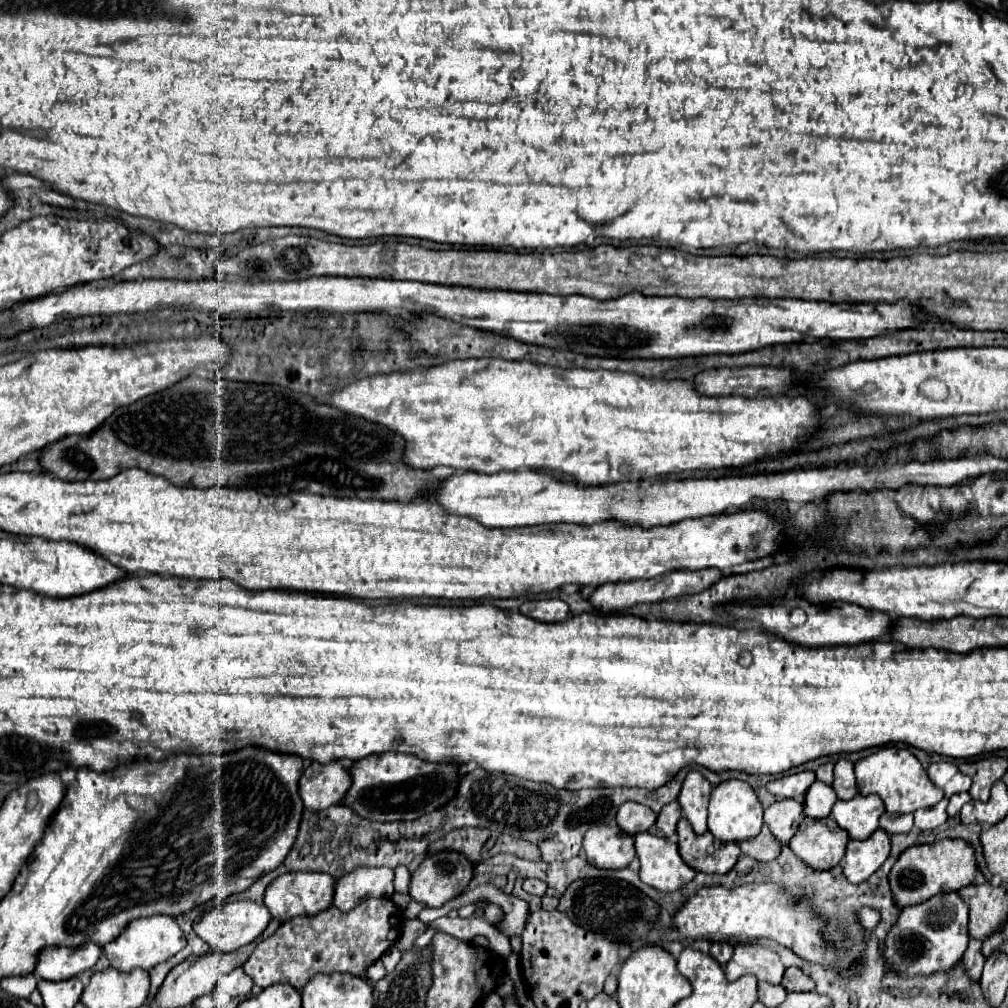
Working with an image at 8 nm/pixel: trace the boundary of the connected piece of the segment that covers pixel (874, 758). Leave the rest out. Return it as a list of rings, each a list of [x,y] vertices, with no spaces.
[[[896,746],[880,748],[874,754],[858,760],[856,762],[856,784],[858,784],[858,792],[864,796],[878,794],[884,800],[886,812],[890,814],[908,814],[920,808],[930,808],[936,802],[940,802],[944,796],[942,790],[930,782],[918,758],[912,752],[900,750]]]

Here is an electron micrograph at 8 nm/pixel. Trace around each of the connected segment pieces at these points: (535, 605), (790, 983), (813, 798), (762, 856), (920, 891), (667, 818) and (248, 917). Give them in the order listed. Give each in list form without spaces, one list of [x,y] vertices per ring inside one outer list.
[[[542,598],[542,600],[526,600],[520,606],[524,616],[530,616],[540,622],[560,622],[568,618],[568,604],[560,598]]]
[[[796,966],[786,968],[784,978],[782,978],[782,986],[784,986],[788,992],[810,992],[810,990],[814,990],[812,978],[806,976],[806,974],[804,974],[800,968],[796,968]]]
[[[814,782],[804,798],[804,814],[810,818],[824,818],[824,816],[812,816],[812,814],[830,814],[834,802],[838,800],[836,792],[822,782]]]
[[[762,826],[762,832],[756,838],[740,842],[740,850],[758,862],[768,862],[780,854],[780,842],[776,842],[768,826]]]
[[[940,840],[934,844],[912,846],[900,854],[890,870],[890,890],[898,906],[910,906],[926,902],[928,898],[944,892],[958,892],[972,884],[976,876],[974,848],[964,840]]]
[[[670,802],[666,804],[660,814],[658,814],[658,820],[656,820],[656,826],[658,830],[664,834],[664,836],[672,836],[676,832],[676,824],[678,820],[682,818],[682,810],[680,810],[680,804],[678,802]]]
[[[228,902],[220,908],[214,908],[210,912],[206,912],[198,922],[194,922],[194,932],[210,944],[210,948],[218,950],[218,952],[232,952],[238,950],[244,944],[250,944],[252,940],[256,940],[264,928],[270,922],[270,912],[266,910],[266,906],[256,904],[256,902]]]

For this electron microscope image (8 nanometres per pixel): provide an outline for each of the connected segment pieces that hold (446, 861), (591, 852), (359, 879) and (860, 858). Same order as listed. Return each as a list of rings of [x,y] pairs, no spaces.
[[[460,852],[428,854],[412,874],[410,896],[432,908],[456,898],[472,880],[472,864]]]
[[[614,824],[594,826],[584,834],[586,860],[596,868],[626,868],[636,858],[634,838]]]
[[[360,868],[346,874],[336,882],[334,906],[342,912],[350,912],[364,898],[390,898],[394,870],[390,868]]]
[[[878,828],[866,840],[850,840],[842,866],[844,876],[848,878],[848,882],[860,884],[882,866],[888,854],[890,854],[890,838],[882,828]]]

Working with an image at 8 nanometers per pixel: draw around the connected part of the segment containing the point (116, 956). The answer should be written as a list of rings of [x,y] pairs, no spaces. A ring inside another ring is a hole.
[[[148,916],[148,918],[138,918],[136,922],[130,922],[114,942],[104,946],[104,954],[110,960],[110,966],[116,970],[124,970],[124,972],[134,968],[152,970],[160,962],[178,954],[184,946],[186,946],[186,938],[172,916]]]

